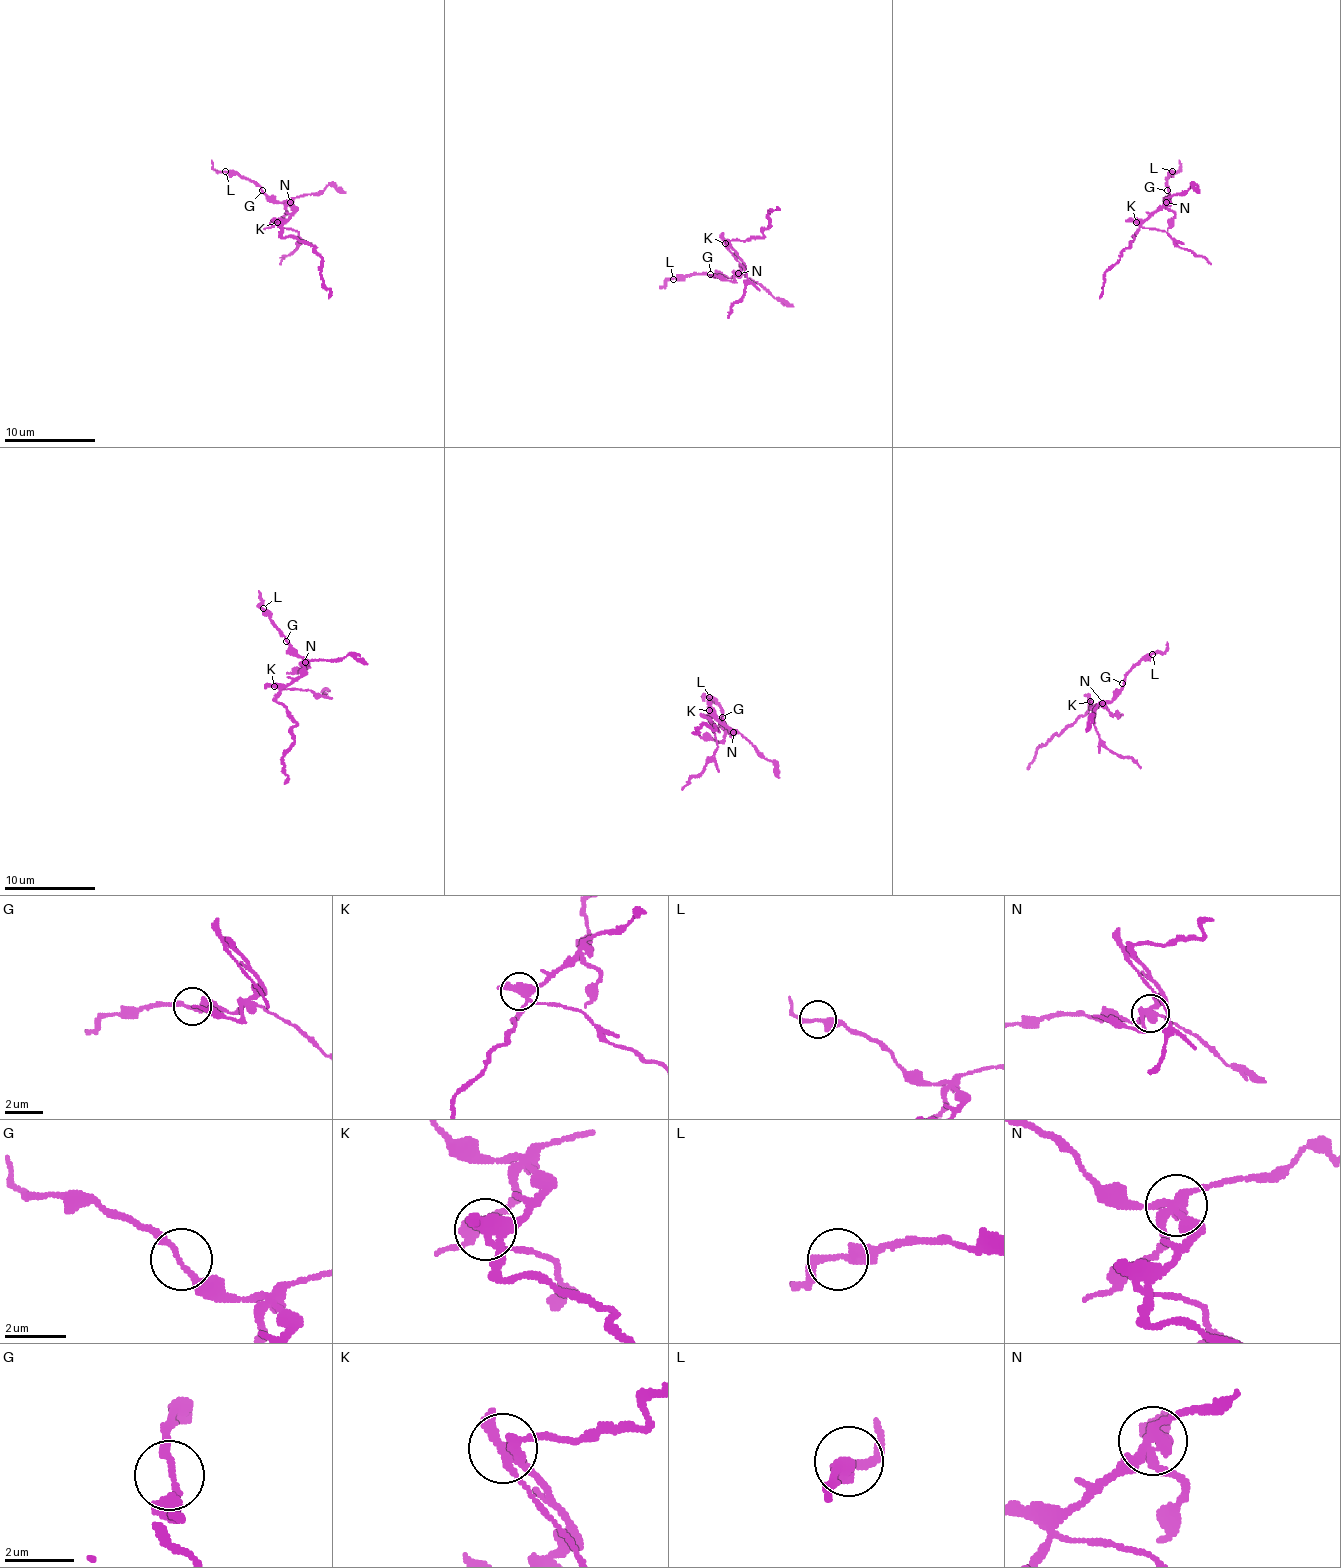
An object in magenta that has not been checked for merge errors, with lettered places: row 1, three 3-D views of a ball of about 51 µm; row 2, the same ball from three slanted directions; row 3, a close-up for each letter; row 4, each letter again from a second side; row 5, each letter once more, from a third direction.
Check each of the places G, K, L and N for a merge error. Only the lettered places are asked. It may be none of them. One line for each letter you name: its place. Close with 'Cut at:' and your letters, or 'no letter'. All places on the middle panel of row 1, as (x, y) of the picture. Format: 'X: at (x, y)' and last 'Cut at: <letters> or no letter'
K: at (725, 243)
N: at (738, 273)
Cut at: K, N

